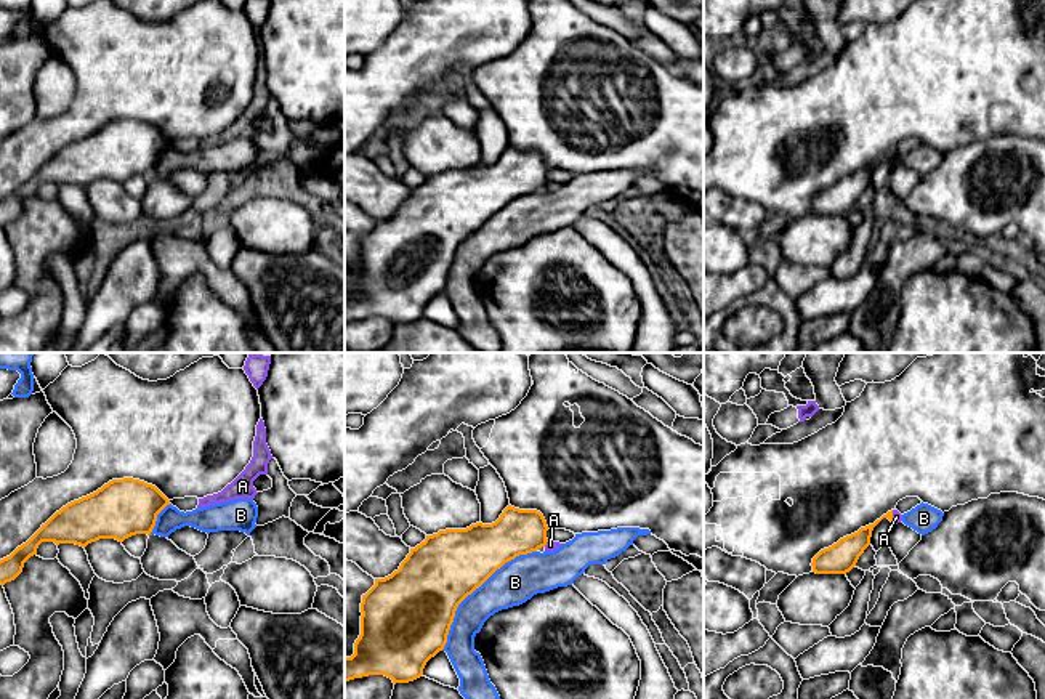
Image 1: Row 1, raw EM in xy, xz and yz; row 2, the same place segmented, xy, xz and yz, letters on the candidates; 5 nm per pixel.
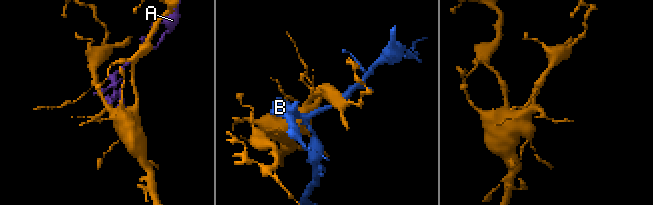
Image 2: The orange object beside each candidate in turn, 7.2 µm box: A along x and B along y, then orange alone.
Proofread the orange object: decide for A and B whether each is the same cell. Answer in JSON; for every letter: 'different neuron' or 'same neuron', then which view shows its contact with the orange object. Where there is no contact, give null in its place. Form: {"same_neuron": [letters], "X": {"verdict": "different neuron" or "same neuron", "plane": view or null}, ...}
{"same_neuron": [], "A": {"verdict": "different neuron", "plane": "yz"}, "B": {"verdict": "different neuron", "plane": "xz"}}

